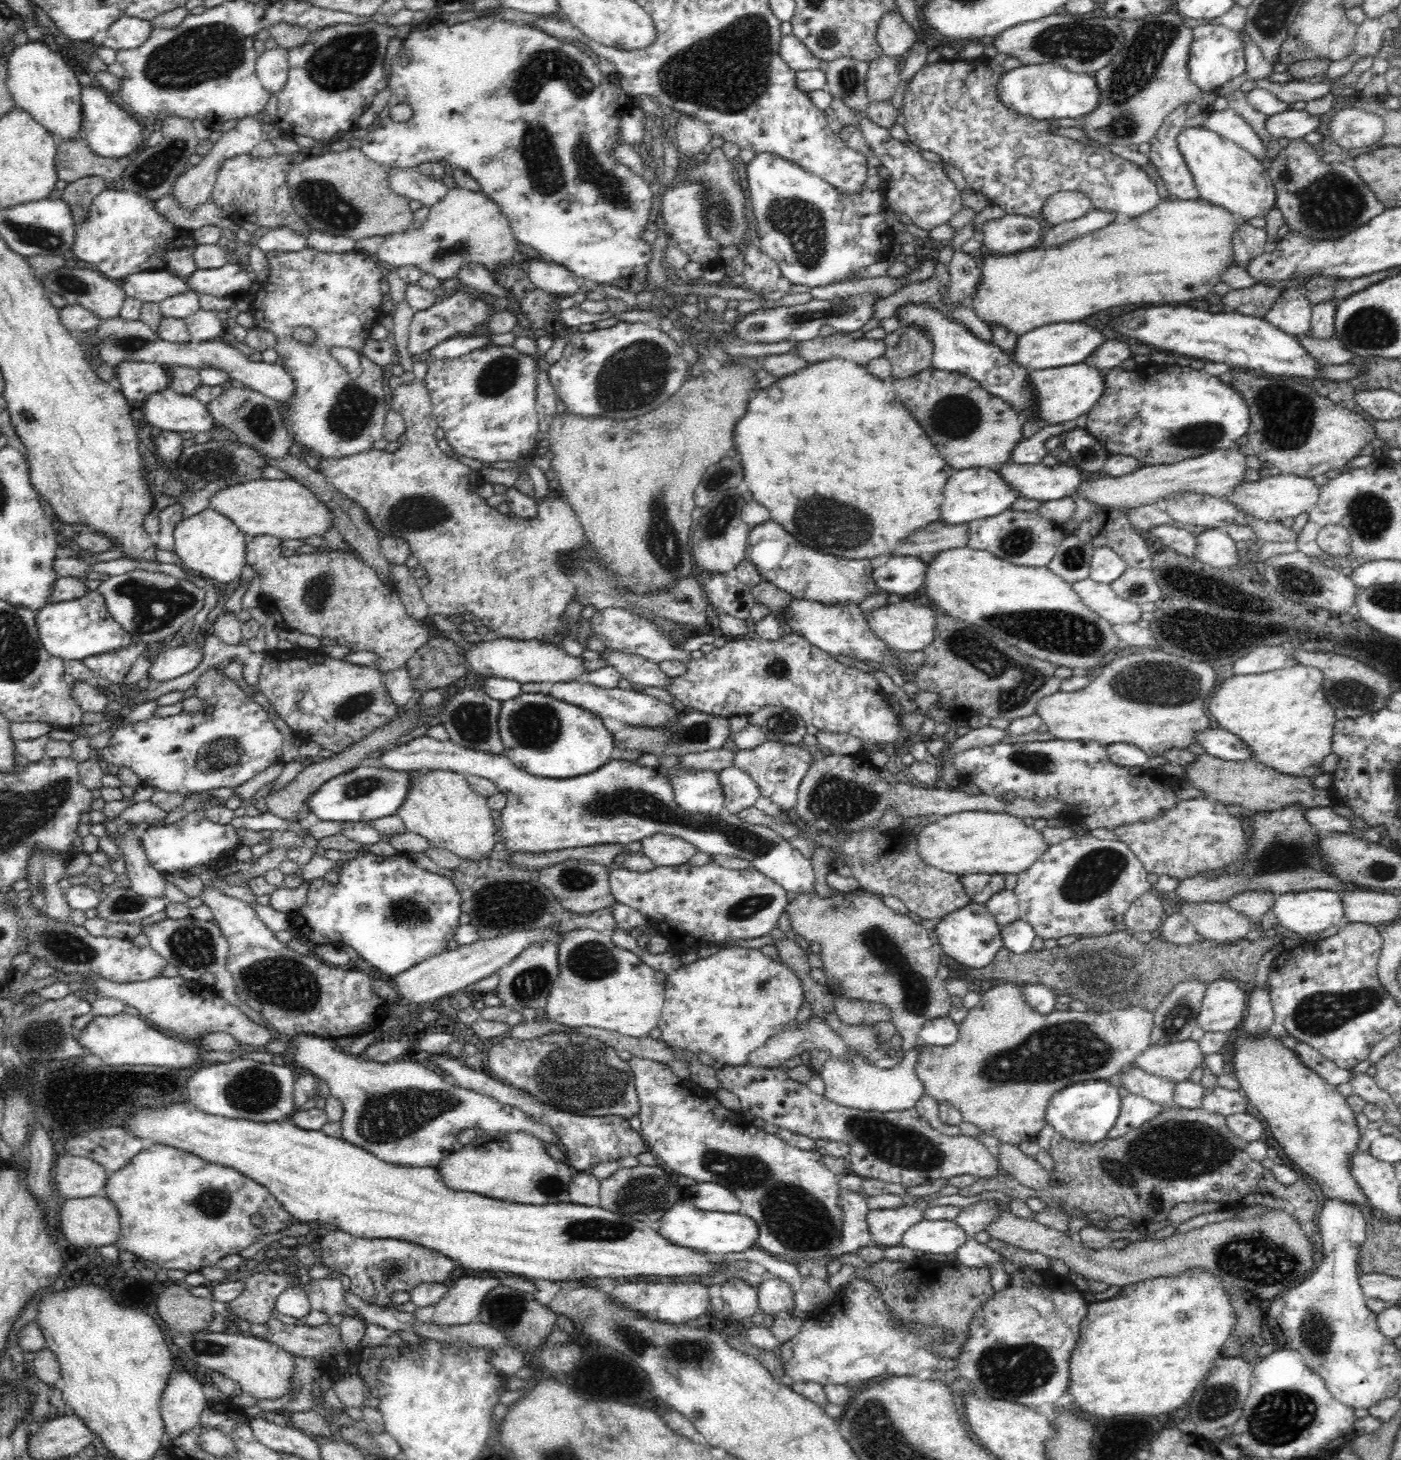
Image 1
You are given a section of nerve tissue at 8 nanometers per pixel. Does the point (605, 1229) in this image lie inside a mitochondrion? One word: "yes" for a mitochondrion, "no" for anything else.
yes

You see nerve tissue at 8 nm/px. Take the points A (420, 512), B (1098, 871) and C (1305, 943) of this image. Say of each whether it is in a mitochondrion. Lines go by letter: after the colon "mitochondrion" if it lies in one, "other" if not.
A: mitochondrion
B: mitochondrion
C: other

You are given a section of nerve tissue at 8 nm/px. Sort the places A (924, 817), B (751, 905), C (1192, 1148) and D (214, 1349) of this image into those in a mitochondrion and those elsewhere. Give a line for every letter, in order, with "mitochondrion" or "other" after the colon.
A: other
B: mitochondrion
C: mitochondrion
D: mitochondrion

